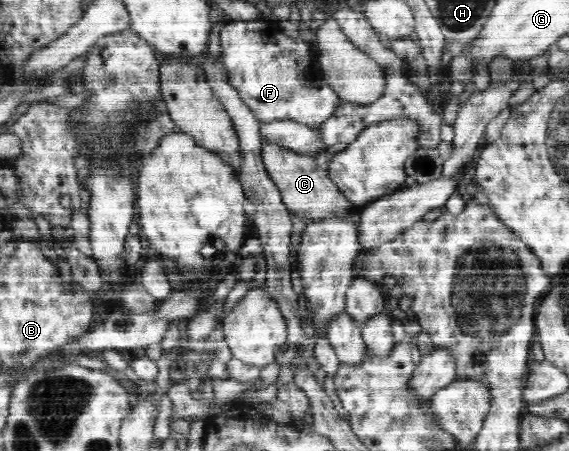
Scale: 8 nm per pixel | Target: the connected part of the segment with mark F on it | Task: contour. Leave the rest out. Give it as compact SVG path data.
M261 17L257 20L231 20L219 32L226 79L245 106L258 121L269 122L277 118L289 118L301 122L312 129L318 129L328 118L331 118L342 99L337 92L327 84L324 79L323 69L319 65L317 50L307 44L301 36L291 38L277 29L277 21Z

